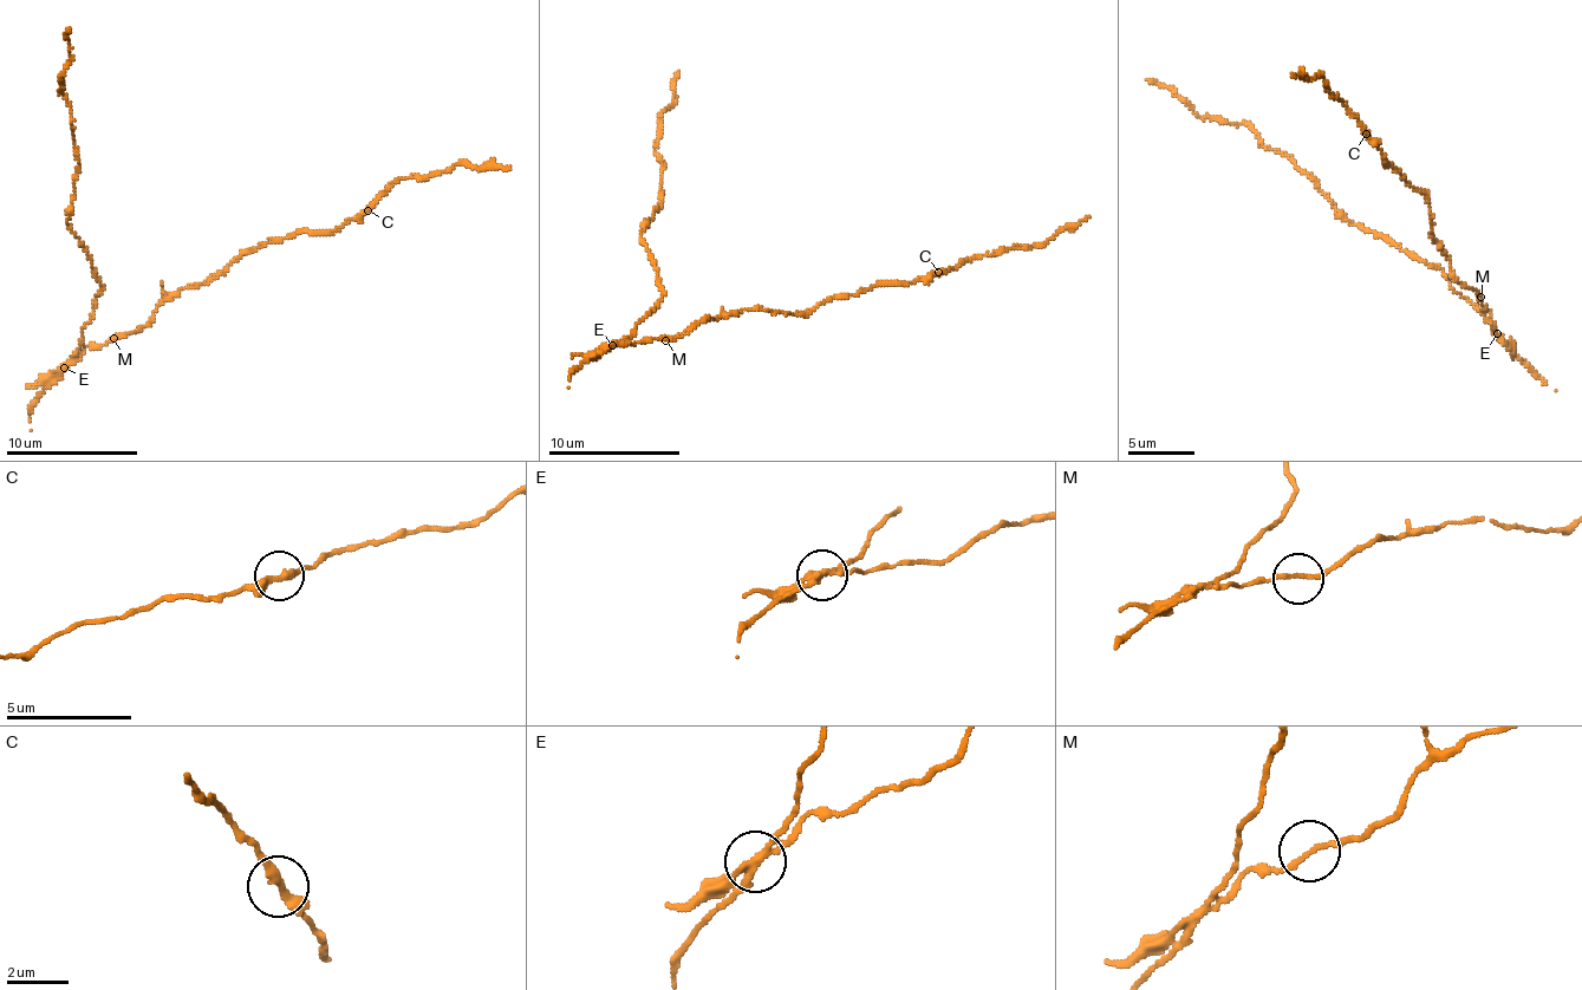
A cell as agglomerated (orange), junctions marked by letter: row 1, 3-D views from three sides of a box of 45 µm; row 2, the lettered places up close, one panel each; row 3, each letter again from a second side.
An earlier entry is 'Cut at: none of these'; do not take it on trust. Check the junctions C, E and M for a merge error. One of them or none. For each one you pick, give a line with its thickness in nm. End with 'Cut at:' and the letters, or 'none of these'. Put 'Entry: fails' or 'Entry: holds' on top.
Entry: fails
E: Thickness 260 nm
Cut at: E

